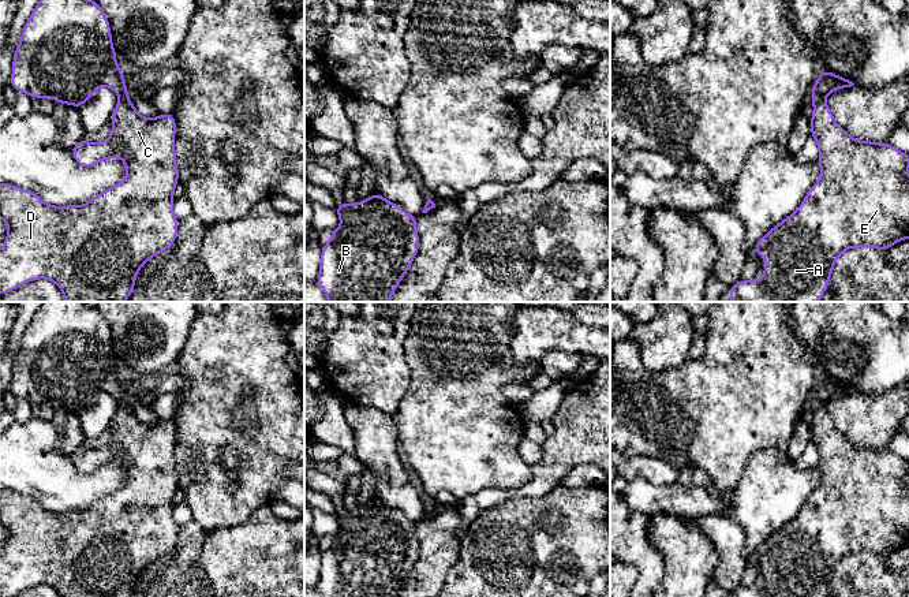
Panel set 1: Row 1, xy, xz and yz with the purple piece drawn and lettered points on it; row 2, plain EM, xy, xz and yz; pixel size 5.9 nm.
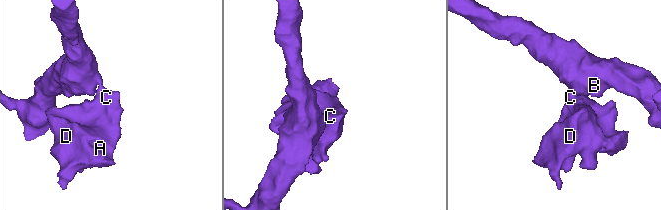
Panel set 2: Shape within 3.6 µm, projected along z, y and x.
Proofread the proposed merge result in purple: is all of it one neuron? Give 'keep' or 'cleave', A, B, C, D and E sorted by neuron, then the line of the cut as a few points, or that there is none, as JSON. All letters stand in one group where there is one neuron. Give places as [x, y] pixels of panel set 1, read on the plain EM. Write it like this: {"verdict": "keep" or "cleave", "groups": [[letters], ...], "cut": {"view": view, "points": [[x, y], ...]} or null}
{"verdict": "cleave", "groups": [["A", "C", "D", "E"], ["B"]], "cut": {"view": "yz", "points": [[812, 402], [823, 405]]}}

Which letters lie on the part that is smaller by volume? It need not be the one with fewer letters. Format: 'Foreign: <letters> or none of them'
Foreign: A, C, D, E

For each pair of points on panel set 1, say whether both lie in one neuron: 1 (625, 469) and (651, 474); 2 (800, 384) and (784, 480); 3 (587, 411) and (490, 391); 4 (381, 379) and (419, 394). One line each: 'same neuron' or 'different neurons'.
1: same neuron
2: different neurons
3: different neurons
4: different neurons

